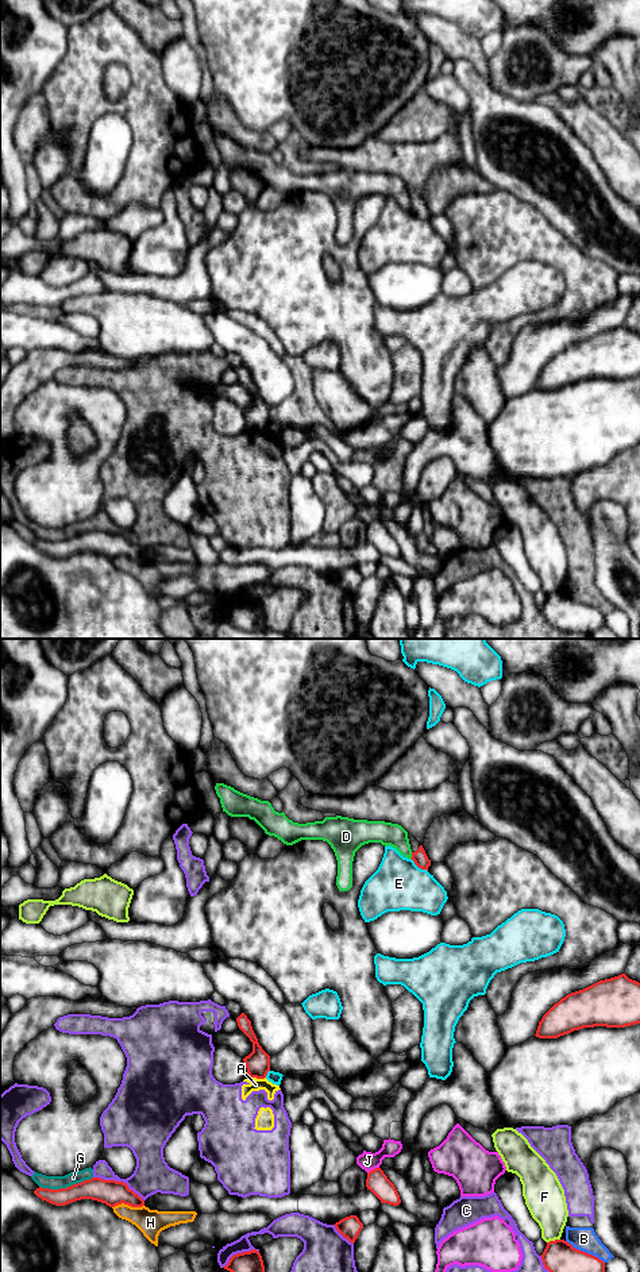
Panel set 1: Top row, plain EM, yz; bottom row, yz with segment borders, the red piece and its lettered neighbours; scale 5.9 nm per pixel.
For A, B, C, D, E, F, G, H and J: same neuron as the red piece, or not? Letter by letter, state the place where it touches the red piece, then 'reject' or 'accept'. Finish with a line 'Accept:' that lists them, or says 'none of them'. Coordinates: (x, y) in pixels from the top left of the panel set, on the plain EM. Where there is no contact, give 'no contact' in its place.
A: meets red in yz at (257, 430); reject
B: meets red in yz at (585, 604); reject
C: meets red in yz at (119, 534); reject
D: meets red in yz at (412, 207); reject
E: meets red in yz at (419, 219); reject
F: meets red in yz at (552, 593); reject
G: meets red in yz at (66, 539); reject
H: meets red in yz at (127, 555); reject
J: meets red in yz at (373, 521); reject
Accept: none of them

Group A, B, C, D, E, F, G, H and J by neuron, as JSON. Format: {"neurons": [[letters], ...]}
{"neurons": [["A", "B", "C", "G"], ["D"], ["E"], ["F"], ["H"], ["J"]]}

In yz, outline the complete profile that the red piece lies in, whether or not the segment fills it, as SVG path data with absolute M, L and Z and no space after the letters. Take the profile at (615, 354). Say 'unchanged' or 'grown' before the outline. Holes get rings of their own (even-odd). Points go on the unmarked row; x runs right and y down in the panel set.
unchanged; M621 325L562 350L543 367L535 388L558 390L583 379L636 375L640 375L640 335Z

